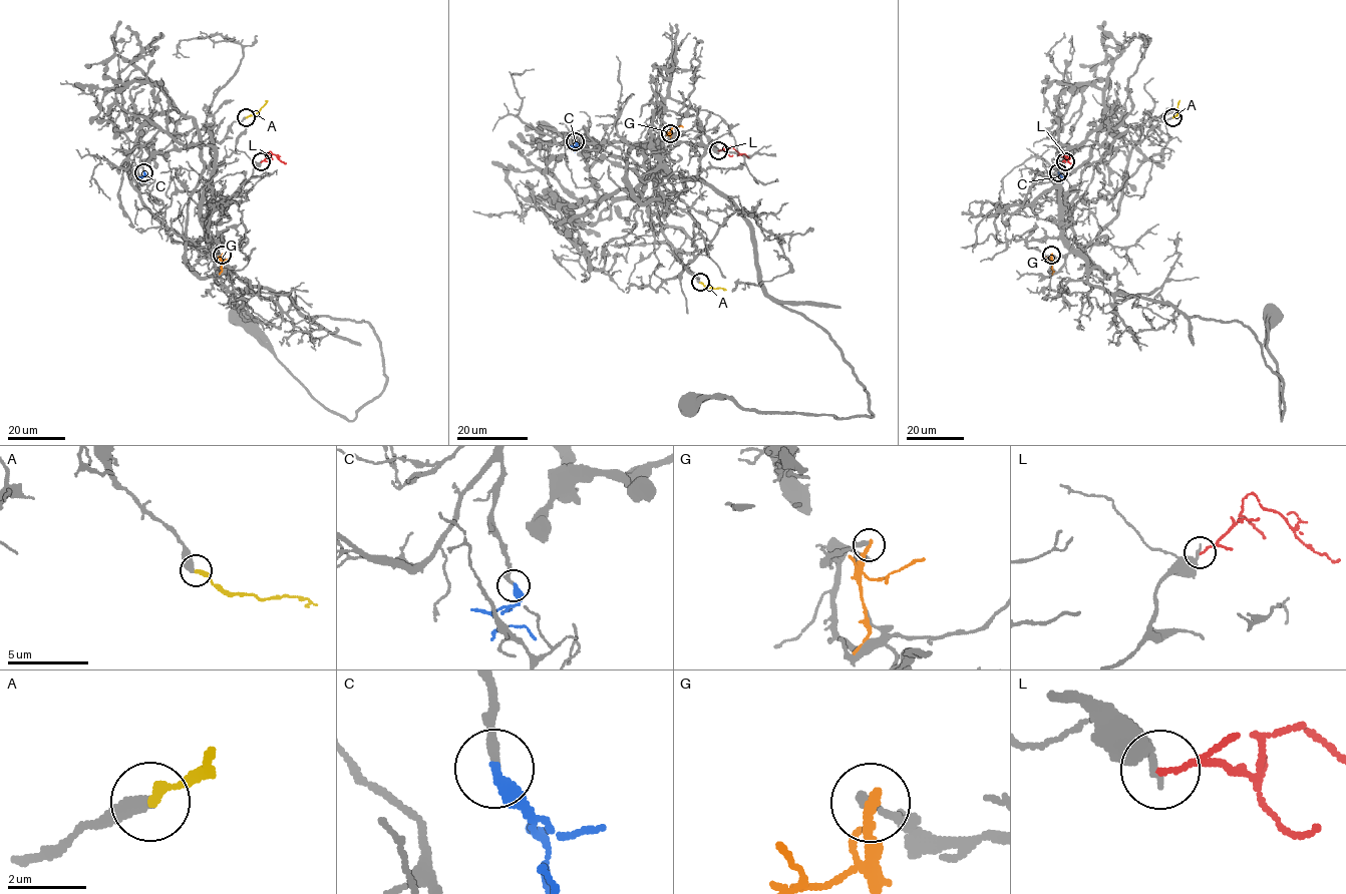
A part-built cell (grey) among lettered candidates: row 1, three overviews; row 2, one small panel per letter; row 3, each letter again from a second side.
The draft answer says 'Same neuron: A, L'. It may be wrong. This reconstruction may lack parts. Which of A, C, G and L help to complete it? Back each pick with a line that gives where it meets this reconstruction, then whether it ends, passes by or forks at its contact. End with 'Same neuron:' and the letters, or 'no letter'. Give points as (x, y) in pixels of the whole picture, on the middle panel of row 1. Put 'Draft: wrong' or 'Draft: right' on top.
Draft: wrong
A: contact (700, 282); it ends
C: contact (575, 141); it ends
Same neuron: A, C

